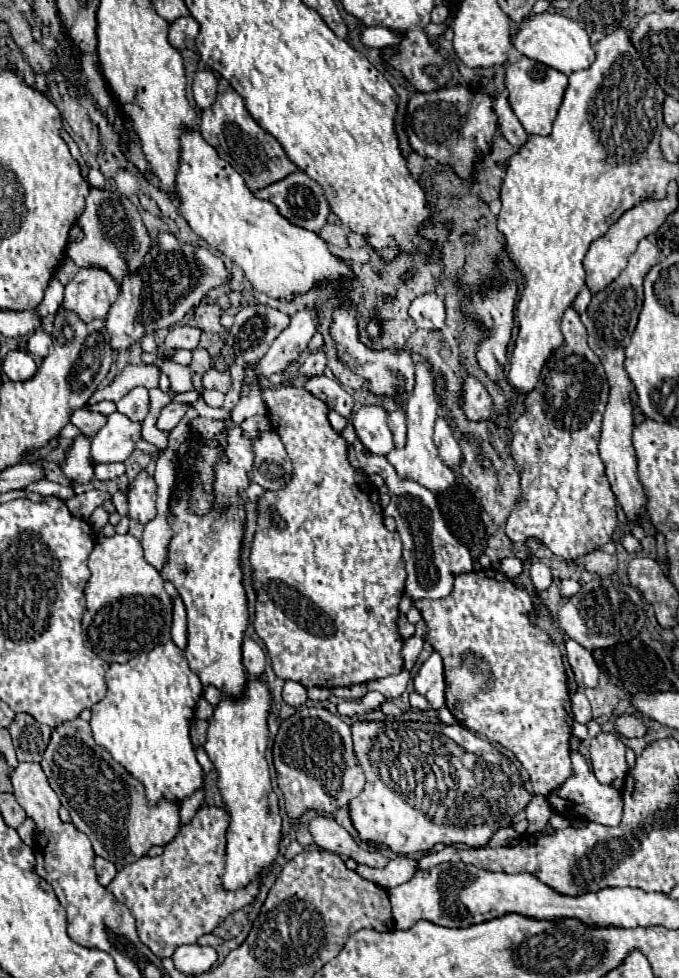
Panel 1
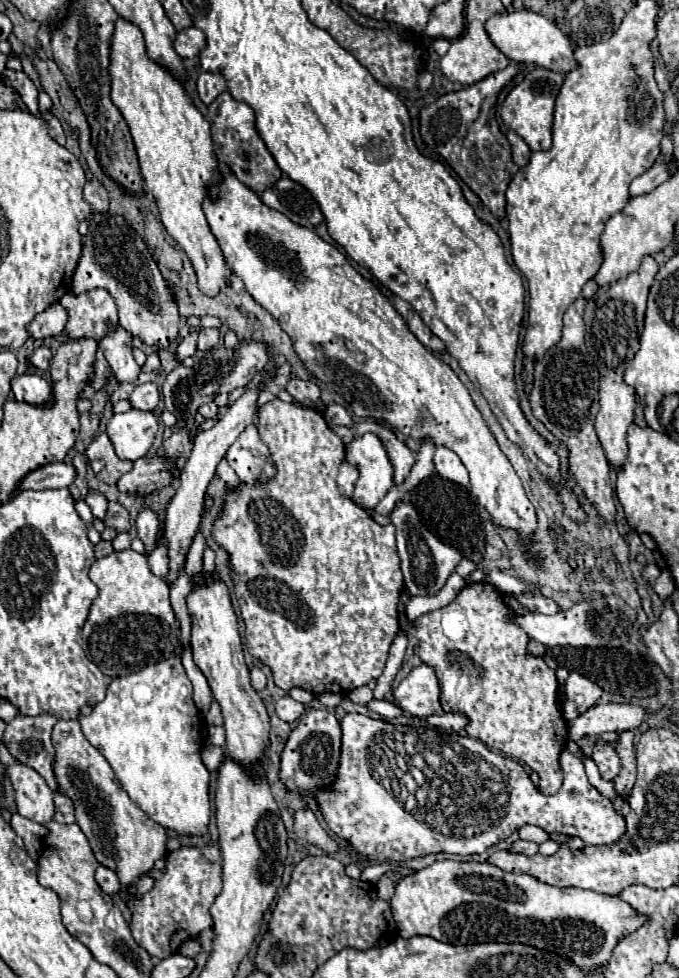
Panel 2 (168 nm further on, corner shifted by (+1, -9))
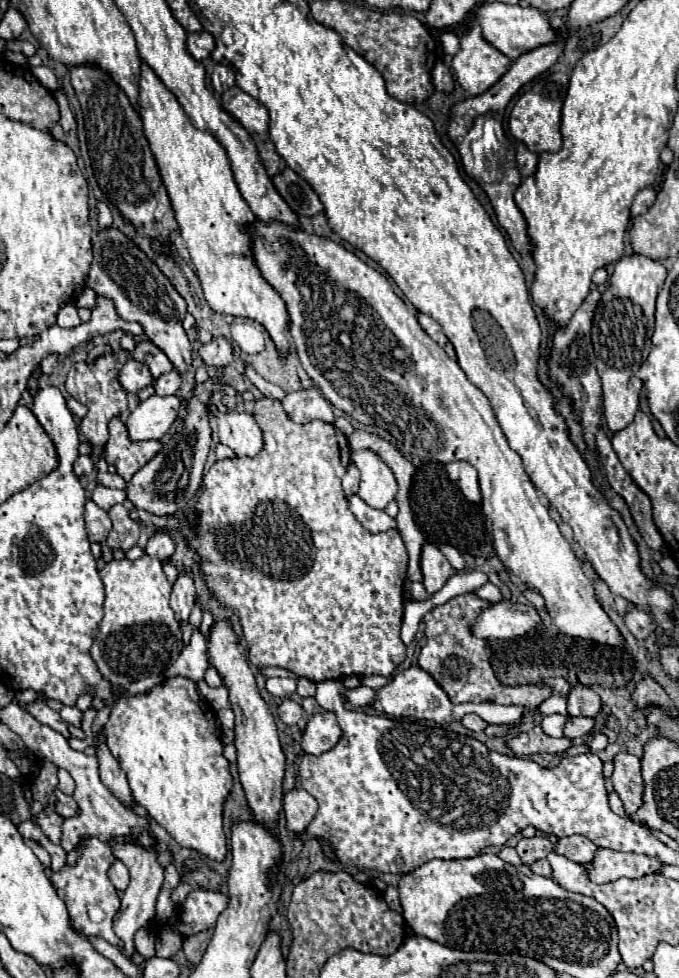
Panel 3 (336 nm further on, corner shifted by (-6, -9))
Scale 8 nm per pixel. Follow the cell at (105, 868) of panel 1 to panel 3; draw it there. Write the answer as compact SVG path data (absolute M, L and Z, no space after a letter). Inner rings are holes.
M115 860L109 868L109 880L117 890L125 890L129 884L129 870L121 860Z

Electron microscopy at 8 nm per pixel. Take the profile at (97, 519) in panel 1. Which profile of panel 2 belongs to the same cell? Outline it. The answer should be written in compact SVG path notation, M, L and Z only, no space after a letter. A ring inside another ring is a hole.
M88 492L86 494L86 504L90 506L90 510L92 510L92 514L94 514L94 518L98 518L98 520L104 520L104 516L106 516L106 506L108 506L108 502L106 502L106 498L100 494L100 492Z

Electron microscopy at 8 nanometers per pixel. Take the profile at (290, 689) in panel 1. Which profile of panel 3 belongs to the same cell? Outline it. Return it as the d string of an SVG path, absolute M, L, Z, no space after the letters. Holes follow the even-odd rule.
M285 698L285 700L281 702L281 706L277 708L277 714L279 714L279 718L281 718L283 724L295 726L295 724L299 722L299 718L303 716L303 708L301 708L297 702Z

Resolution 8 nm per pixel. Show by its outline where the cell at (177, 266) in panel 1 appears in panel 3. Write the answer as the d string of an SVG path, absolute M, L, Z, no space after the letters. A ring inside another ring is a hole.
M127 360L127 364L123 366L121 370L121 376L119 376L119 382L121 386L131 392L131 394L139 394L143 388L151 386L153 384L153 376L151 372L147 370L147 366L135 362L135 360Z

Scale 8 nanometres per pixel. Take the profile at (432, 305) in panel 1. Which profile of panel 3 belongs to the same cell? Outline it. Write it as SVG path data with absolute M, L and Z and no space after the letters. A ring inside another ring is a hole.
M419 314L419 324L421 324L421 328L449 354L449 358L455 358L455 350L453 350L453 346L451 346L451 342L449 342L449 338L443 334L443 330L441 330L441 326L431 318L431 316L427 316L427 314Z

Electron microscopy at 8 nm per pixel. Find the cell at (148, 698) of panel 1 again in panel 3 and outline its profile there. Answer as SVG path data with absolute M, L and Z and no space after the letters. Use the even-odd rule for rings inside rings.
M167 678L147 694L119 698L105 724L107 746L127 774L135 800L163 826L177 844L197 850L209 860L223 862L227 838L223 830L223 802L233 778L223 756L221 730L211 706L199 696L189 678Z

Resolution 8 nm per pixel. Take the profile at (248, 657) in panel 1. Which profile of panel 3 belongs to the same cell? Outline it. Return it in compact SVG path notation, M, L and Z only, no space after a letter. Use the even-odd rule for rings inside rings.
M269 678L267 680L267 690L273 696L281 696L281 698L289 698L295 692L297 684L293 678Z

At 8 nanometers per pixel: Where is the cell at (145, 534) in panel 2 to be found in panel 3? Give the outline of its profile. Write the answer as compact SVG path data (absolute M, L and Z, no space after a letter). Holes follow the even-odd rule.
M157 532L157 534L153 534L153 536L149 538L149 544L147 544L145 552L147 552L147 556L151 556L151 558L157 558L157 560L161 560L161 562L167 562L167 560L171 558L171 554L175 552L175 544L173 544L173 540L171 540L169 534Z

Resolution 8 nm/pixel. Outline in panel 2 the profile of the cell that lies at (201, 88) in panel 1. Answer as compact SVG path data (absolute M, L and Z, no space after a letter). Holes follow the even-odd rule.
M202 72L202 74L198 76L196 88L198 88L198 96L200 96L200 100L208 106L210 102L216 100L218 94L222 94L222 92L226 90L226 80L224 80L220 74Z

